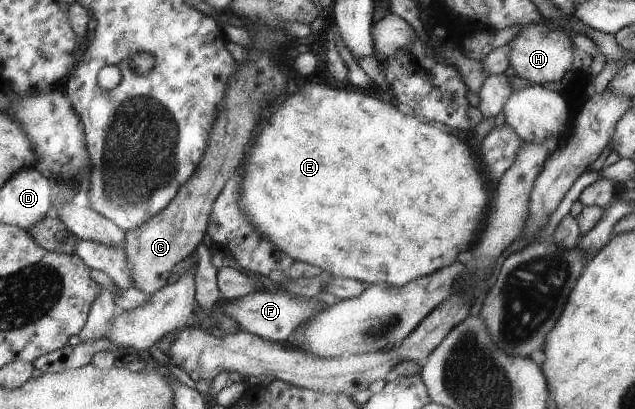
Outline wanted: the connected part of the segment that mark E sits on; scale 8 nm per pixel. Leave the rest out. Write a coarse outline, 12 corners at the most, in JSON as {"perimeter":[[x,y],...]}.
{"perimeter":[[303,80],[237,199],[295,261],[403,287],[489,203],[469,145]]}

